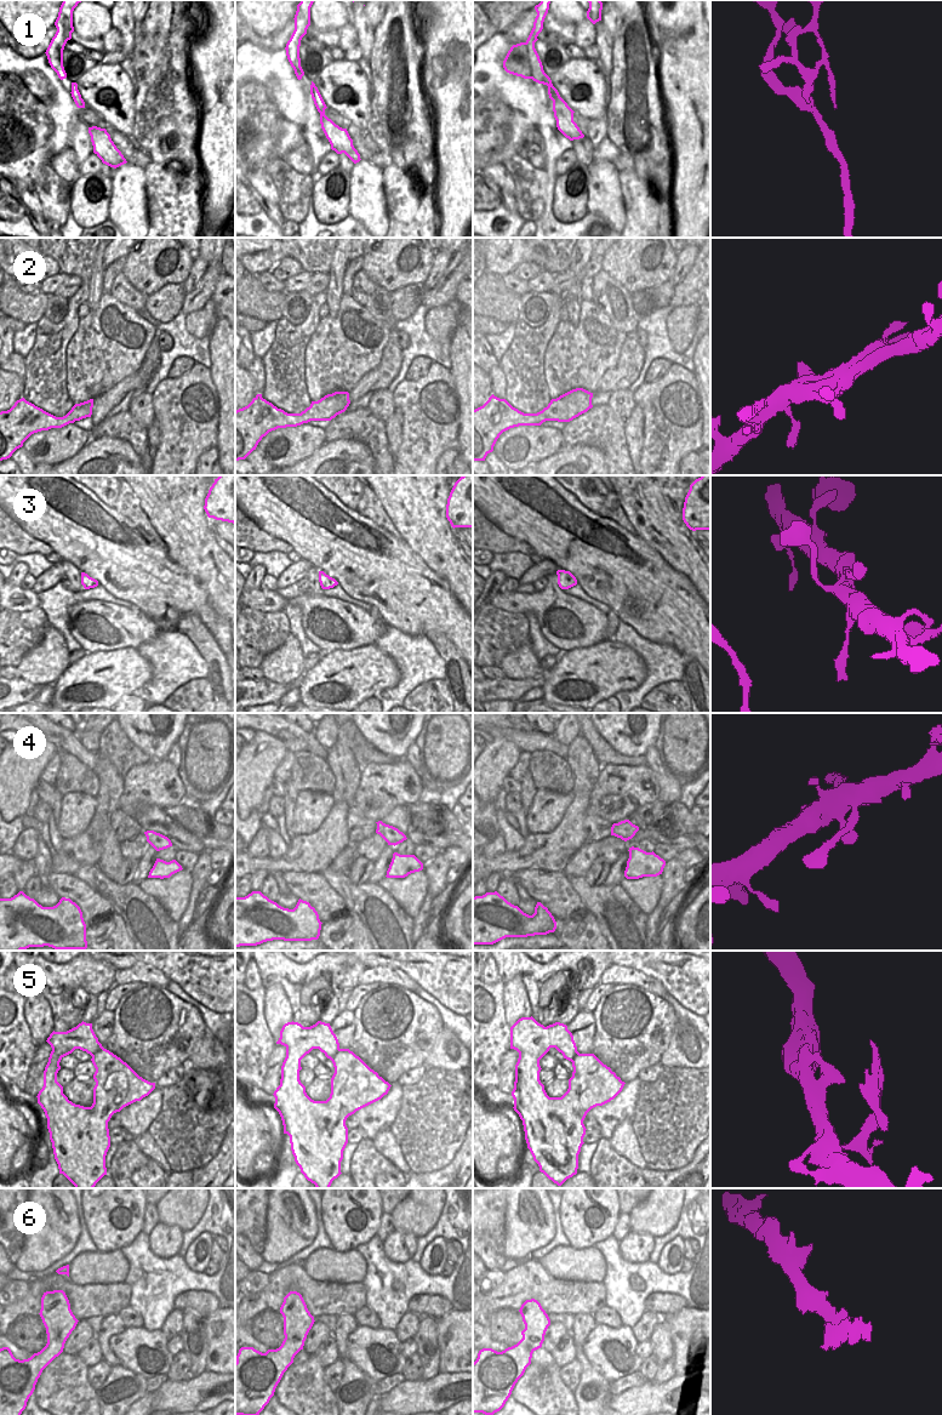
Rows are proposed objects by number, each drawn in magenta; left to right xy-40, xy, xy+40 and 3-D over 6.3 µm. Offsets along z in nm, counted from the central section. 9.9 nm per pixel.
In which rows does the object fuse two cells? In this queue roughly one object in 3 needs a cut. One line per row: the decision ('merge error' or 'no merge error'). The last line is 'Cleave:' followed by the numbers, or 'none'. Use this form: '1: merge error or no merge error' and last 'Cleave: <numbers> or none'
1: merge error
2: no merge error
3: no merge error
4: no merge error
5: no merge error
6: no merge error
Cleave: 1

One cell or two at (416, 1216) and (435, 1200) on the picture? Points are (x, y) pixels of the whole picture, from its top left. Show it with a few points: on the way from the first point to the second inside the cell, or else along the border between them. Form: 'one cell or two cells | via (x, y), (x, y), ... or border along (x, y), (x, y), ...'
one cell | via (421, 1211), (430, 1202)

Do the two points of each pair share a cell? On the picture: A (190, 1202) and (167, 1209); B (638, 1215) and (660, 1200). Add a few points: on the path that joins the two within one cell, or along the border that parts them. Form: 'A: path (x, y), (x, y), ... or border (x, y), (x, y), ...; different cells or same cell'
A: path (184, 1203), (173, 1209); same cell
B: path (643, 1215), (655, 1205); same cell

